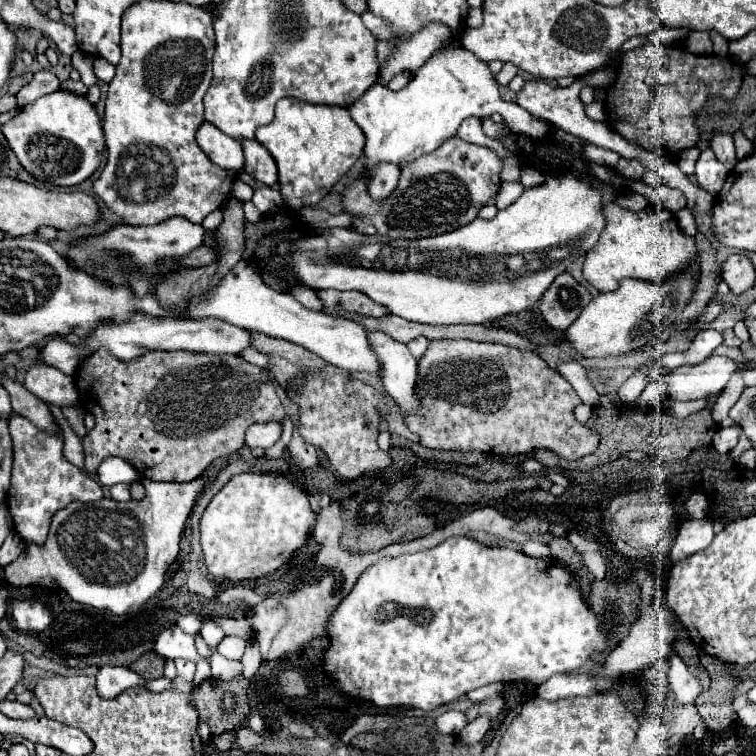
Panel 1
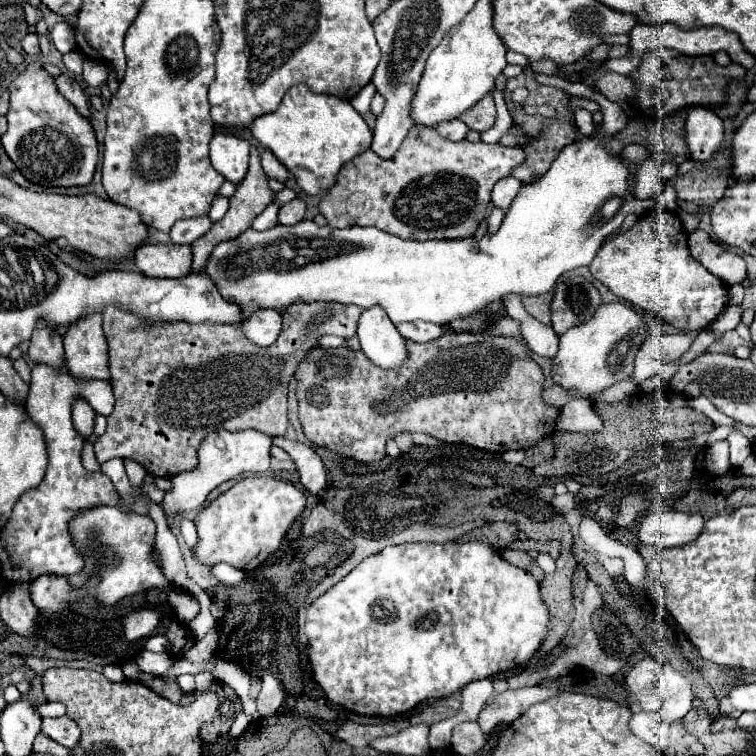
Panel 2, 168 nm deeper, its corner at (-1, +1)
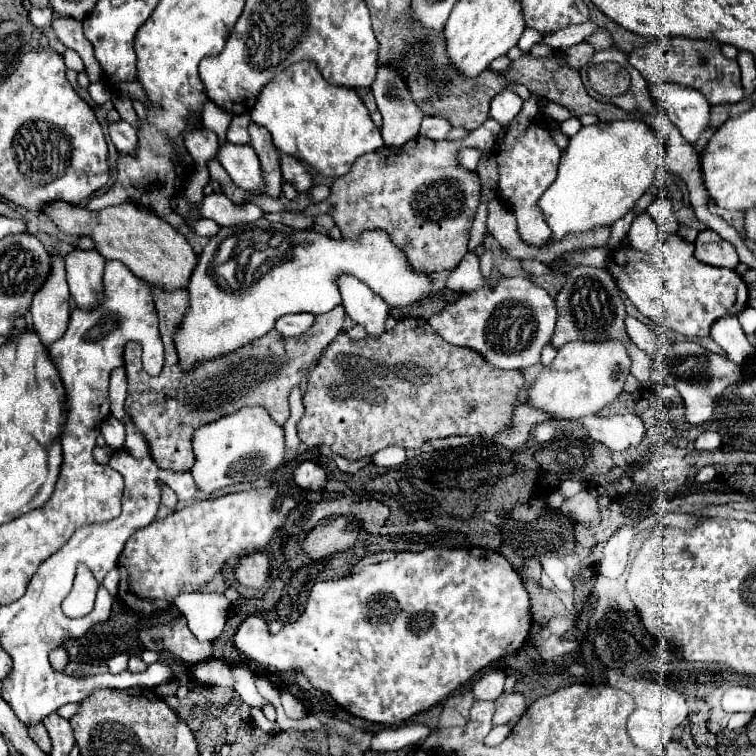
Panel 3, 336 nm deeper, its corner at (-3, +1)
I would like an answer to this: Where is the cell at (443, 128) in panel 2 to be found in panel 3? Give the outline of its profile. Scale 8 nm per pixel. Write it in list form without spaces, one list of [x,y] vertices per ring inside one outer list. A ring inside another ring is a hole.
[[[423,117],[419,135],[439,141],[439,139],[445,139],[447,137],[449,129],[451,129],[451,125],[445,119],[441,119],[441,117]]]

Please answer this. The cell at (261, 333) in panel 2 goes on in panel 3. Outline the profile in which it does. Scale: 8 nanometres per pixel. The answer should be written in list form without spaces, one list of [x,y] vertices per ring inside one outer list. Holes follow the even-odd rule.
[[[309,313],[285,315],[285,317],[277,319],[275,331],[279,331],[283,337],[297,337],[297,335],[305,333],[313,323],[315,323],[315,317]]]

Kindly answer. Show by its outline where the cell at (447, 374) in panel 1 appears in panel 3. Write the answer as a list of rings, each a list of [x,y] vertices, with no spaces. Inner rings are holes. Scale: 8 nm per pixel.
[[[407,317],[399,319],[395,329],[385,331],[379,339],[351,339],[347,333],[341,333],[325,347],[317,367],[309,373],[307,393],[303,395],[305,415],[301,417],[297,431],[307,447],[327,445],[349,461],[371,457],[389,445],[417,449],[425,441],[451,435],[479,435],[491,439],[505,429],[505,423],[513,413],[513,401],[521,389],[521,371],[491,367],[479,353],[455,347],[441,339],[425,319]]]

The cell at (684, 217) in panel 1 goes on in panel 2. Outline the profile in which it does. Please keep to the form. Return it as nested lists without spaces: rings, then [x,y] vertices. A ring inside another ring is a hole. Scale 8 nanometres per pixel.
[[[695,229],[687,237],[691,255],[701,261],[705,269],[709,269],[715,277],[723,279],[723,283],[743,283],[745,279],[745,261],[741,255],[731,251],[719,251],[719,243],[709,241],[707,233]]]

